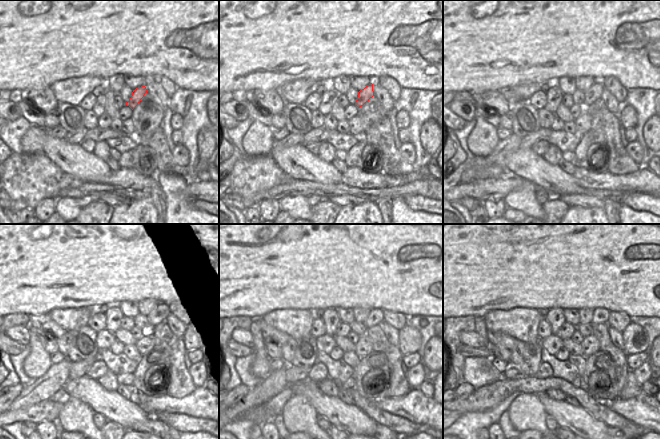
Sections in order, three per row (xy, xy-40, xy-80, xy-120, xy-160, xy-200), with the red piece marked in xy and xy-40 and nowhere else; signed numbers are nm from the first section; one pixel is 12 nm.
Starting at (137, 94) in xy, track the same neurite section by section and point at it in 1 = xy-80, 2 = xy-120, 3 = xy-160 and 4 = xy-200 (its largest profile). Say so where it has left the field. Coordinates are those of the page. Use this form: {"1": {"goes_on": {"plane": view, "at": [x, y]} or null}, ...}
{"1": {"goes_on": {"plane": "xy-80", "at": [594, 92]}}, "2": {"goes_on": {"plane": "xy-120", "at": [147, 306]}}, "3": {"goes_on": {"plane": "xy-160", "at": [376, 316]}}, "4": {"goes_on": {"plane": "xy-200", "at": [600, 315]}}}

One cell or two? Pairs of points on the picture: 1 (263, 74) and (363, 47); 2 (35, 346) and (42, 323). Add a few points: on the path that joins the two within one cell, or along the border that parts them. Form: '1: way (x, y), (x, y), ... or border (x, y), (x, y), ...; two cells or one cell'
1: way (288, 50), (291, 47), (338, 47); one cell
2: border (34, 326), (37, 335); two cells

